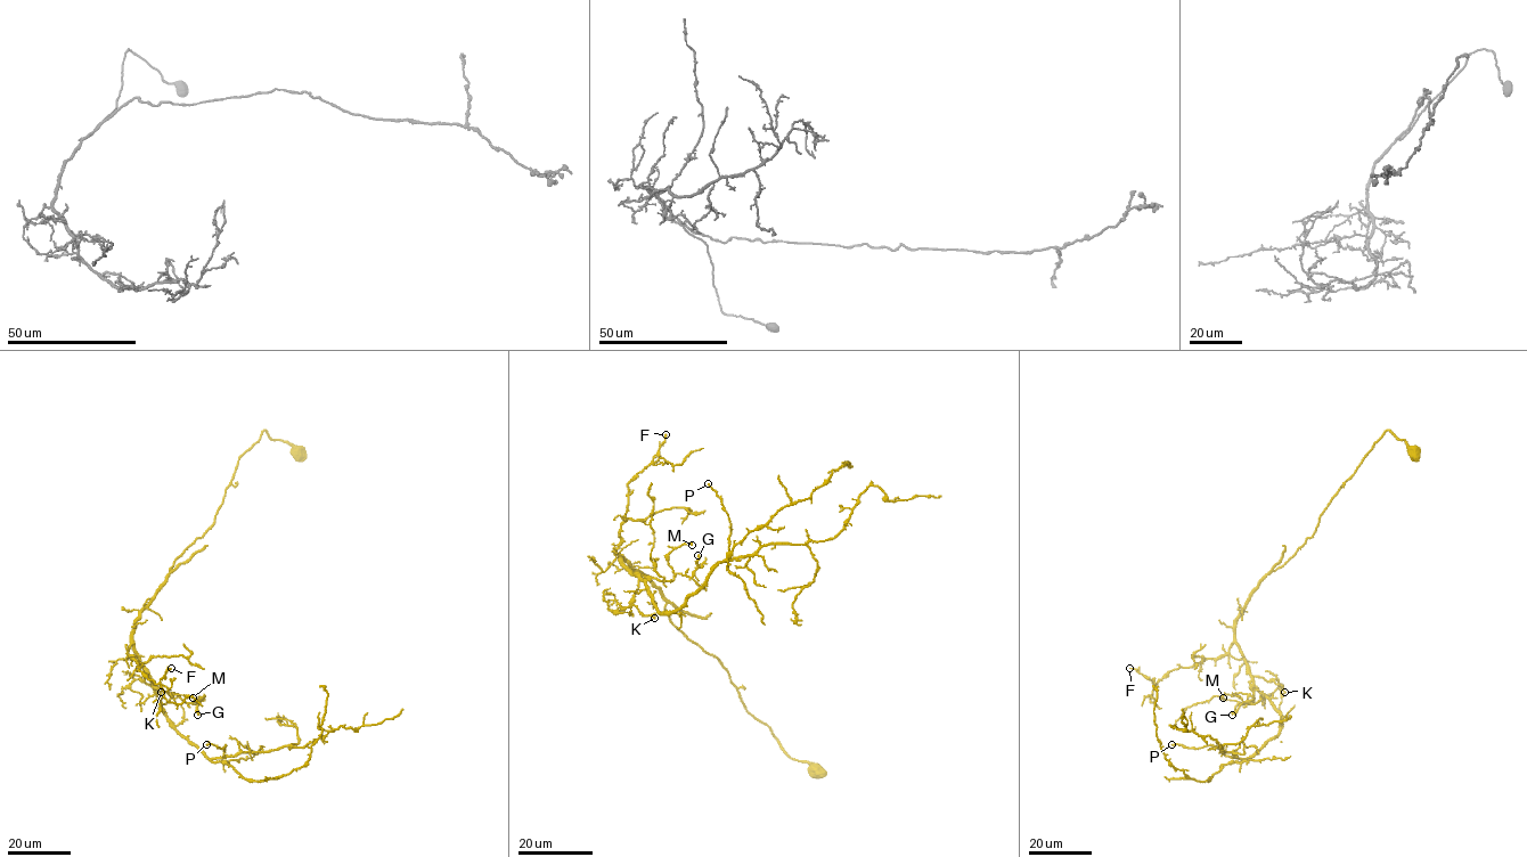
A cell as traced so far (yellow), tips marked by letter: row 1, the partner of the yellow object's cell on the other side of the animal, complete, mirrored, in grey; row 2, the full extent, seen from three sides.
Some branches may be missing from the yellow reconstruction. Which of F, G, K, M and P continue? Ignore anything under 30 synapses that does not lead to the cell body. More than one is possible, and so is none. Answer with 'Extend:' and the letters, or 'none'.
Extend: none

